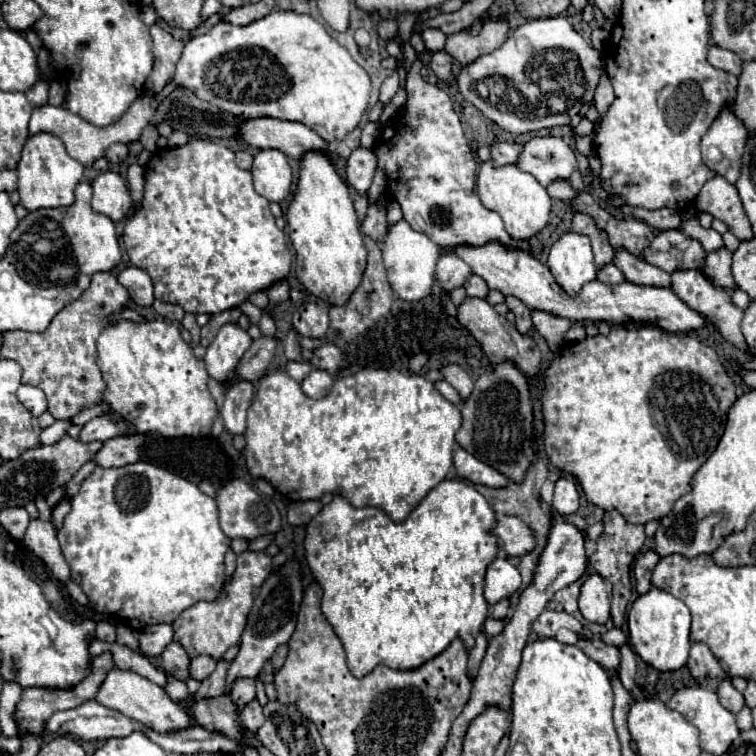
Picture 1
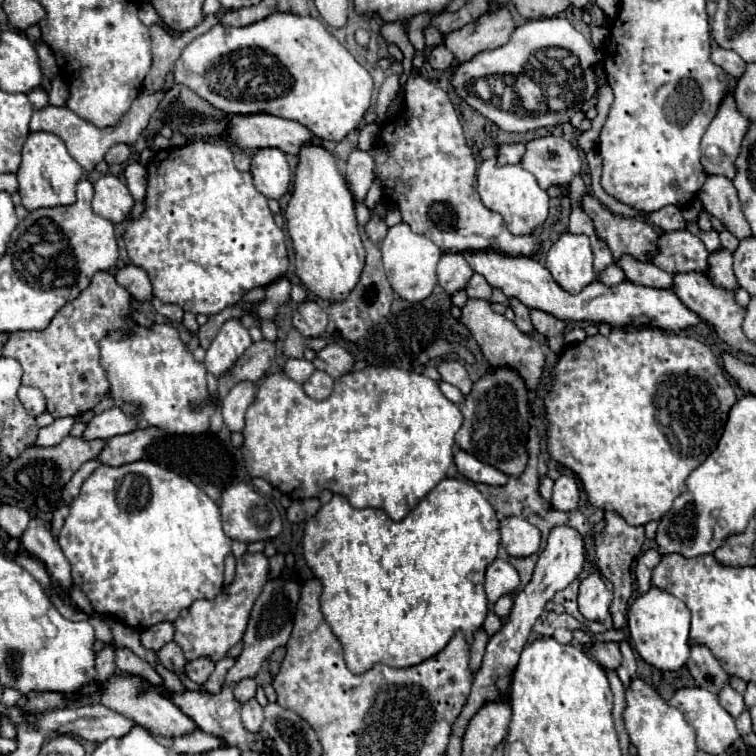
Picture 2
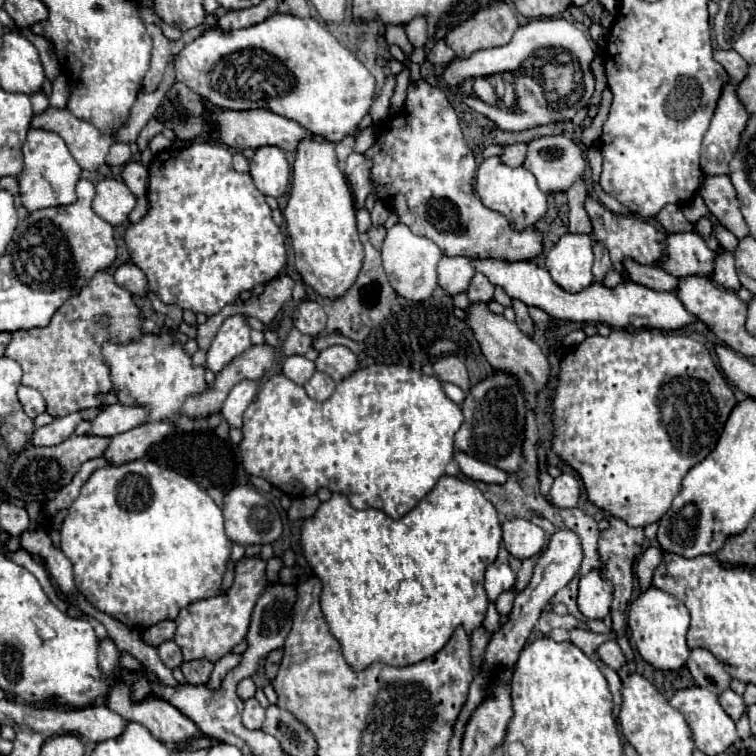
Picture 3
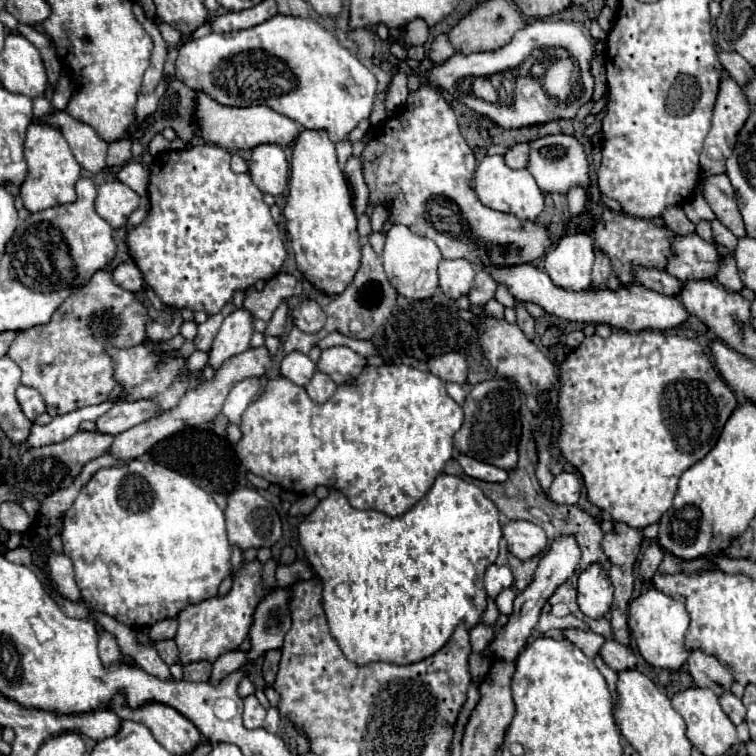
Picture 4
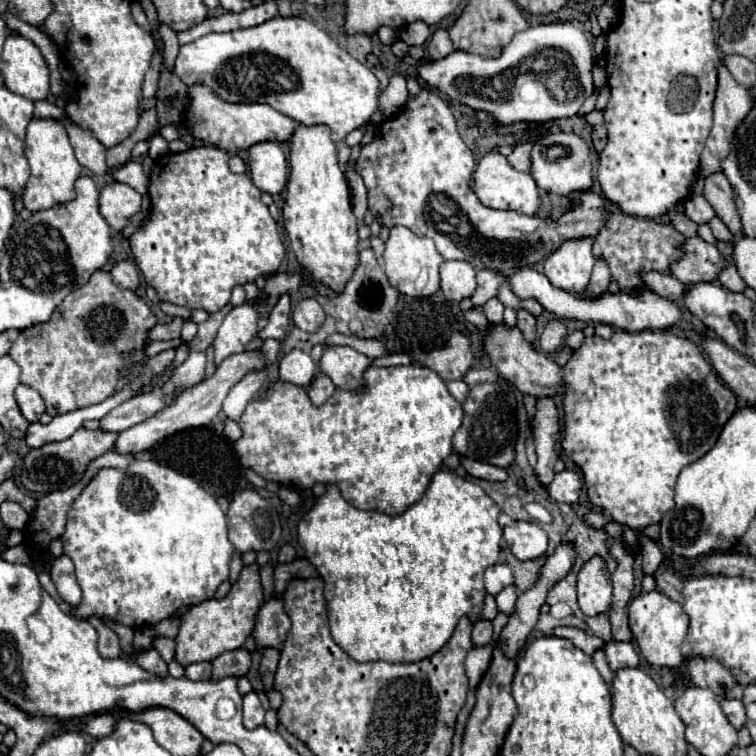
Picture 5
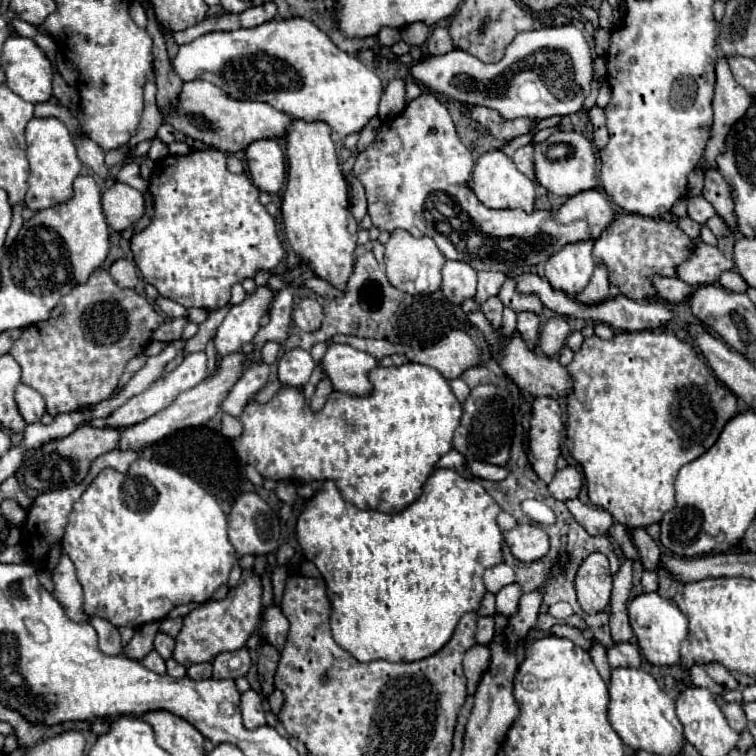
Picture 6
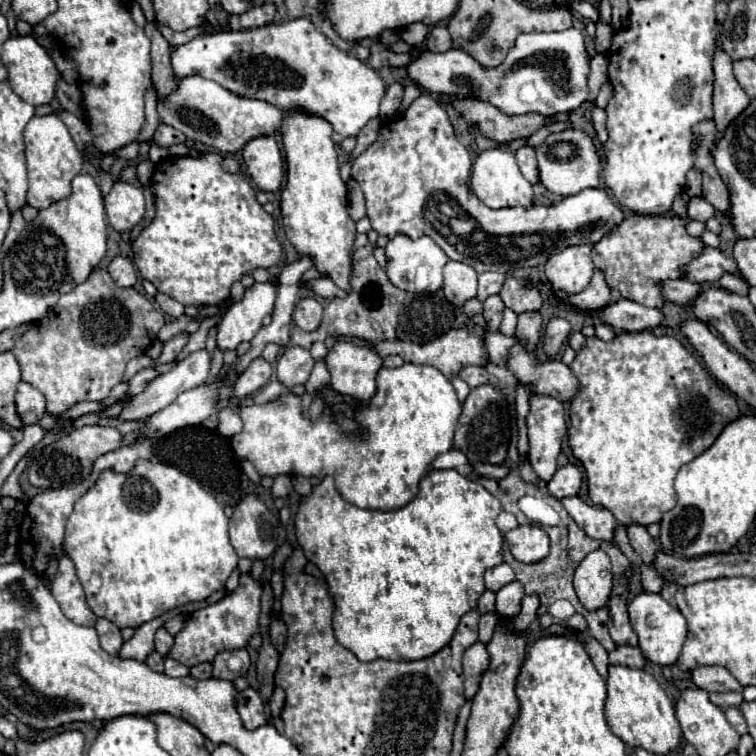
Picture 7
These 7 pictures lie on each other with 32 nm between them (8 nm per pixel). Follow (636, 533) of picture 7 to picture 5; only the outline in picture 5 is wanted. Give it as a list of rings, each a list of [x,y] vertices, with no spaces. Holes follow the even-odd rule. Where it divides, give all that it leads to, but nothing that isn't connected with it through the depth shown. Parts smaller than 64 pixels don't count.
[[[640,534],[640,554],[642,554],[642,572],[652,576],[656,572],[656,568],[660,566],[660,562],[664,560],[660,546],[654,540]]]

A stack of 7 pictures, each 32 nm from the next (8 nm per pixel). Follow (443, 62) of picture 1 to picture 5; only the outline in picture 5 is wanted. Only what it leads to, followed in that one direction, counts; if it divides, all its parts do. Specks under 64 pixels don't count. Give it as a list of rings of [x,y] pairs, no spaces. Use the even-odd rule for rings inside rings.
[[[436,30],[434,36],[428,42],[430,60],[442,60],[444,56],[448,56],[452,52],[454,52],[454,46],[452,46],[452,42],[448,38],[448,32],[446,30]]]

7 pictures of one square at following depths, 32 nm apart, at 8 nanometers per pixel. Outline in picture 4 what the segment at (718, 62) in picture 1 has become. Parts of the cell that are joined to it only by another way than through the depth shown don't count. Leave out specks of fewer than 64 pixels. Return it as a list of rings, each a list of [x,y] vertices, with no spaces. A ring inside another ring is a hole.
[[[718,52],[718,60],[724,70],[742,86],[752,76],[752,64],[748,64],[738,52]]]

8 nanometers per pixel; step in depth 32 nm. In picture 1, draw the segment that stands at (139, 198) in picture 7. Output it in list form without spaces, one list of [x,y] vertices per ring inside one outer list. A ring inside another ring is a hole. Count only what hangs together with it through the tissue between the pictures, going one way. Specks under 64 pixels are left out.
[[[112,170],[100,172],[92,182],[92,208],[98,214],[106,214],[114,222],[126,218],[132,210],[132,196],[126,180]]]

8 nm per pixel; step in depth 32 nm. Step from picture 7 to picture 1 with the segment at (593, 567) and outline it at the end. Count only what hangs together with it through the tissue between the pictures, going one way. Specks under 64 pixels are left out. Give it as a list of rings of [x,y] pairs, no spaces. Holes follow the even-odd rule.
[[[590,574],[580,592],[580,612],[588,622],[606,624],[610,620],[610,598],[612,598],[612,584],[598,574]]]

